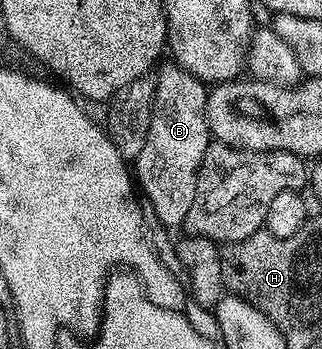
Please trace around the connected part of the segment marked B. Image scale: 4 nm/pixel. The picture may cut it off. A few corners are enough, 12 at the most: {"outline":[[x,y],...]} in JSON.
{"outline":[[156,72],[135,179],[154,217],[180,228],[211,142],[206,84]]}

